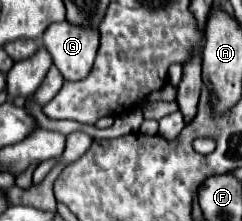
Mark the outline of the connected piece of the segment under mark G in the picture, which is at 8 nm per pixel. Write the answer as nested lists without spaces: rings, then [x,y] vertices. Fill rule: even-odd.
[[[63,20],[51,24],[41,36],[41,42],[65,80],[81,80],[91,72],[99,48],[99,30],[91,26],[73,26]]]

